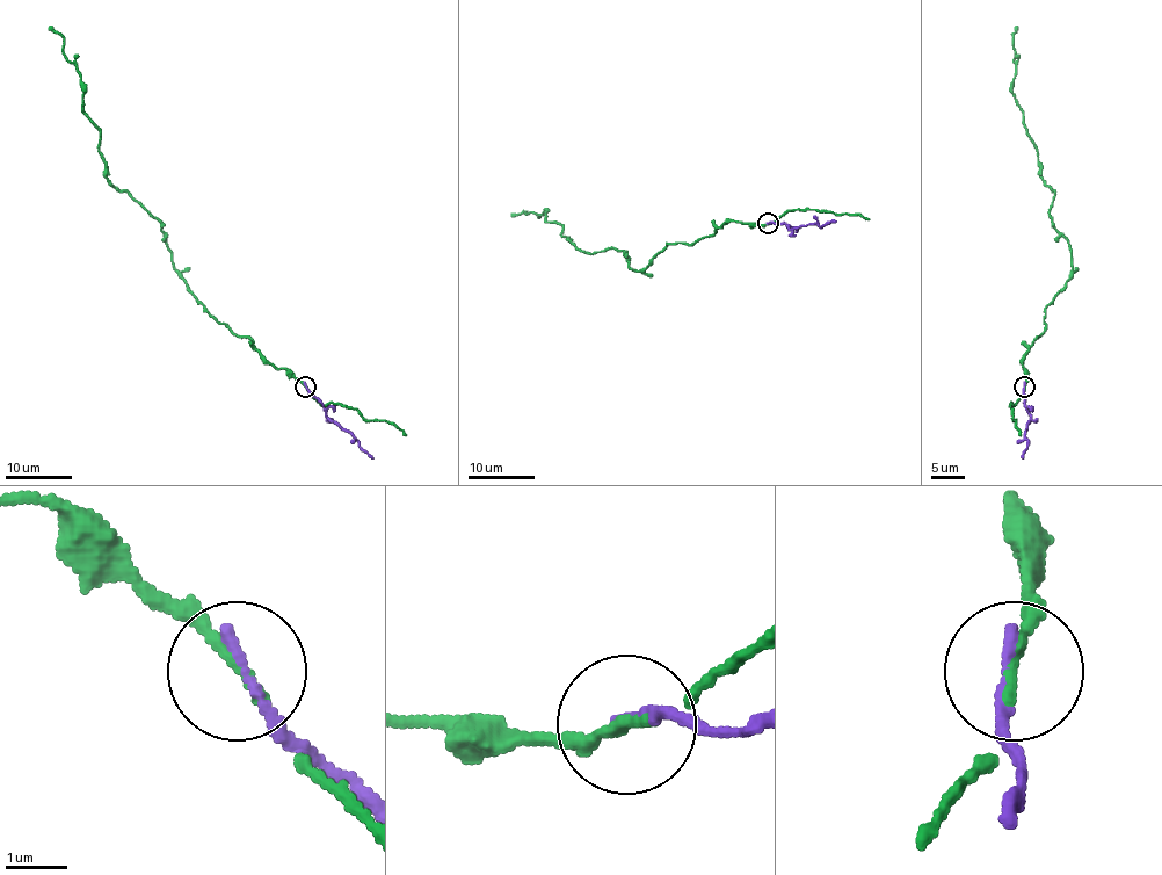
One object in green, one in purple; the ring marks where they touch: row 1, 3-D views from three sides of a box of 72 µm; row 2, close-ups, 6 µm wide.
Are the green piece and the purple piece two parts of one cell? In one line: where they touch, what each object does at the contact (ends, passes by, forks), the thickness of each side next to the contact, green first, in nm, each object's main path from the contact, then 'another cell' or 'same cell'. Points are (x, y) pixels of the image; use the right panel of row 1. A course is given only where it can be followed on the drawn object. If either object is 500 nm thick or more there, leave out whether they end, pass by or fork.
place (1024, 387); green ends; purple ends; calibres 260 and 180 nm; course green (1025, 387), (1022, 360), (1045, 330), (1072, 251), (1052, 222), (1054, 193), (1011, 92), (1017, 27); course purple (1023, 387), (1030, 419), (1022, 457); another cell

